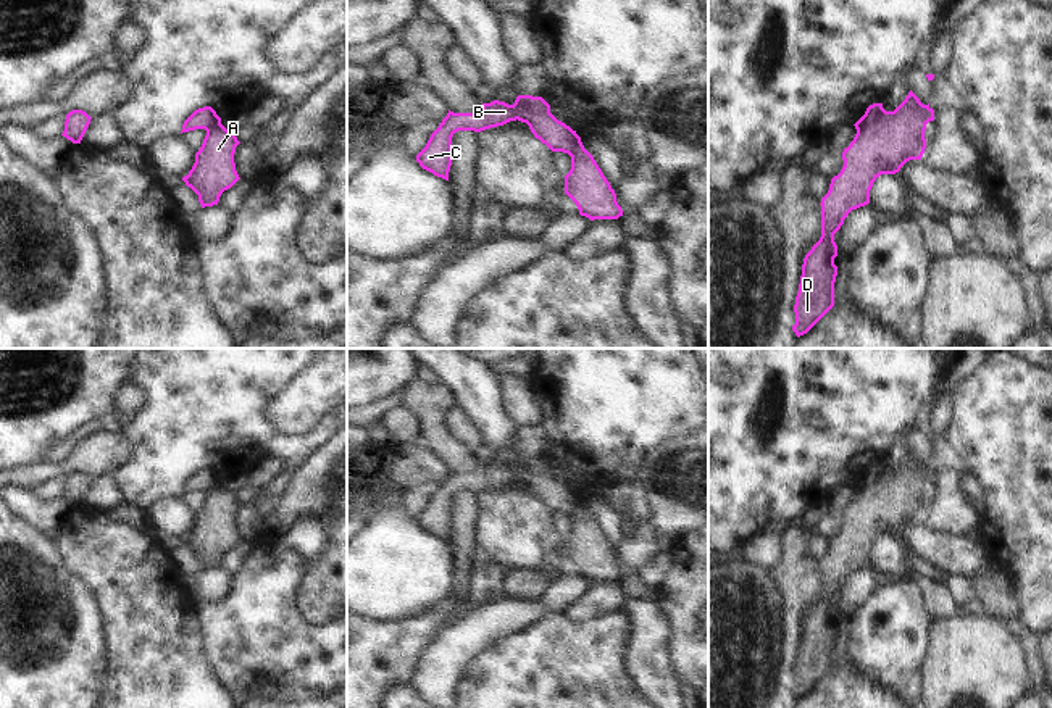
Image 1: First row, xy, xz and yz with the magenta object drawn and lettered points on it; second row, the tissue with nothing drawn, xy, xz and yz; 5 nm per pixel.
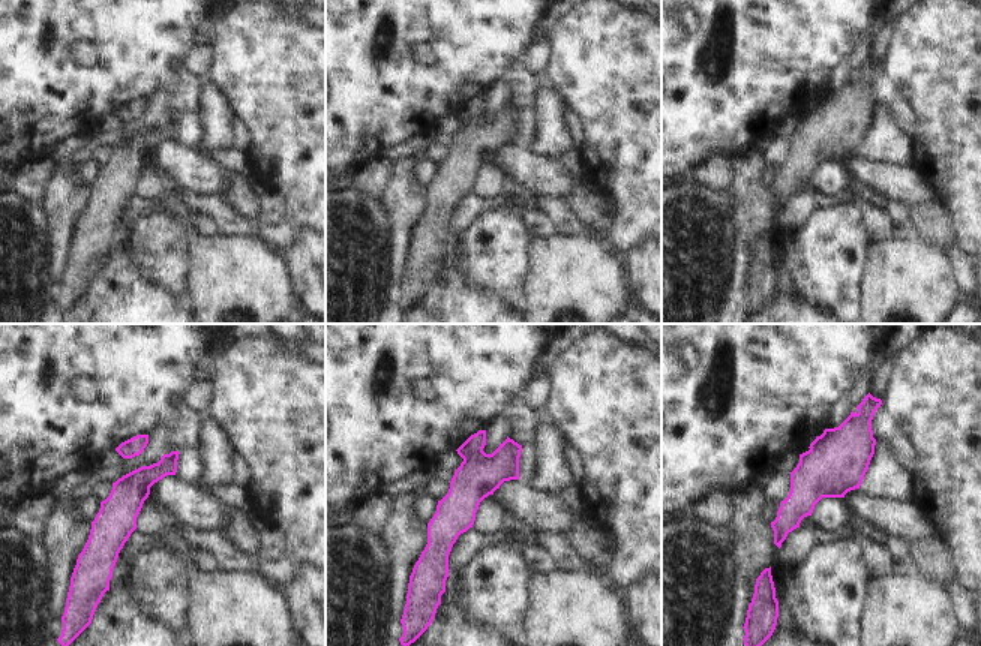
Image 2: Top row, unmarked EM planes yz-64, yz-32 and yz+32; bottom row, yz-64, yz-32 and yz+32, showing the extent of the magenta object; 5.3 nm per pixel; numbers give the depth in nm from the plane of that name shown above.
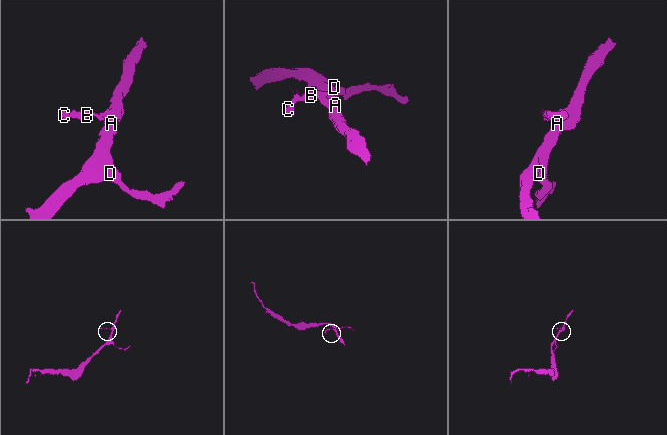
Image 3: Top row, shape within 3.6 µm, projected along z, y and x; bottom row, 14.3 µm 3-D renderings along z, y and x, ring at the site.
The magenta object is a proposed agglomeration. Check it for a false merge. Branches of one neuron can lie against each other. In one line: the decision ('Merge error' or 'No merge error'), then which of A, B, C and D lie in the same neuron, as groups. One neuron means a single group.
Merge error. Groups: A D / B C.

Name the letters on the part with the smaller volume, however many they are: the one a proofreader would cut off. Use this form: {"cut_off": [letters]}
{"cut_off": ["B", "C"]}

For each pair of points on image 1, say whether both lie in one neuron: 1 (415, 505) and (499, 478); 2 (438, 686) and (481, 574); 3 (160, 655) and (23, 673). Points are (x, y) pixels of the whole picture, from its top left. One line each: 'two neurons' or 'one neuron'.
1: two neurons
2: two neurons
3: two neurons

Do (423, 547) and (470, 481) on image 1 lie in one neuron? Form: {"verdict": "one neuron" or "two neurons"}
{"verdict": "two neurons"}

